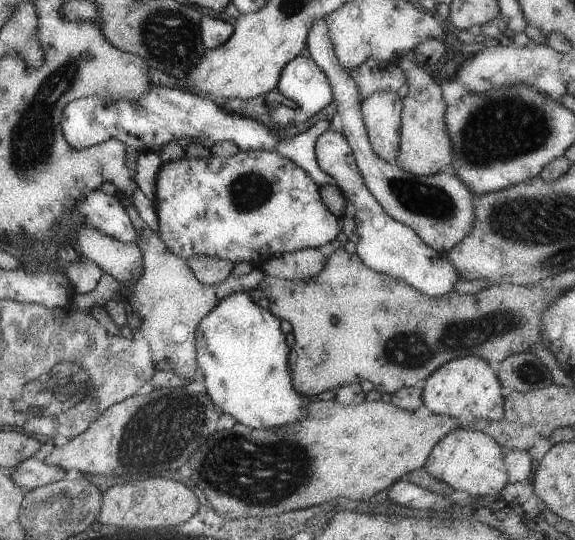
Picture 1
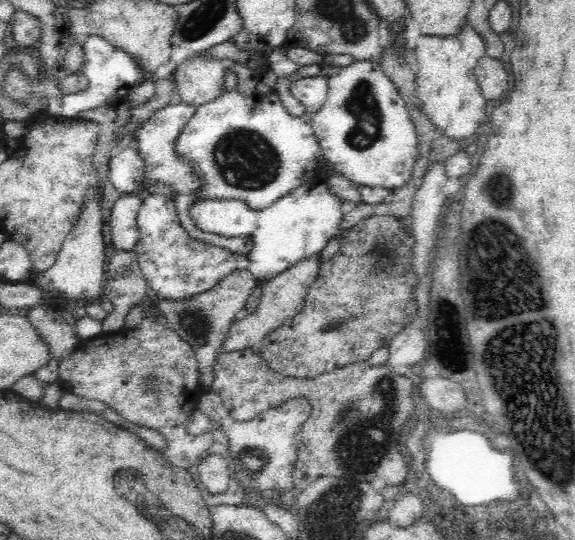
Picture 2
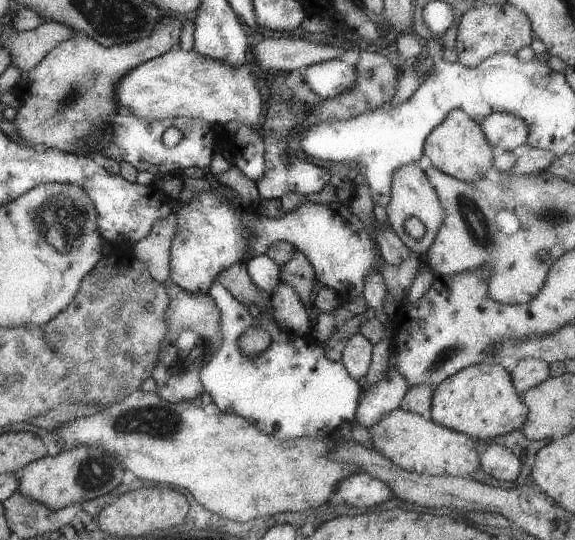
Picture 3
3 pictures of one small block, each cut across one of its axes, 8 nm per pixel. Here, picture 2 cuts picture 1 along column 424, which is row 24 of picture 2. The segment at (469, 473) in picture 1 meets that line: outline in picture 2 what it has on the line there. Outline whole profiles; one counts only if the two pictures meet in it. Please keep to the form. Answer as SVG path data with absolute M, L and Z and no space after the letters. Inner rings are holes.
M464 20L460 30L452 36L422 35L416 40L414 52L419 64L415 80L417 95L431 123L438 126L438 132L458 142L472 136L487 118L487 100L475 75L478 61L487 54L484 39Z

